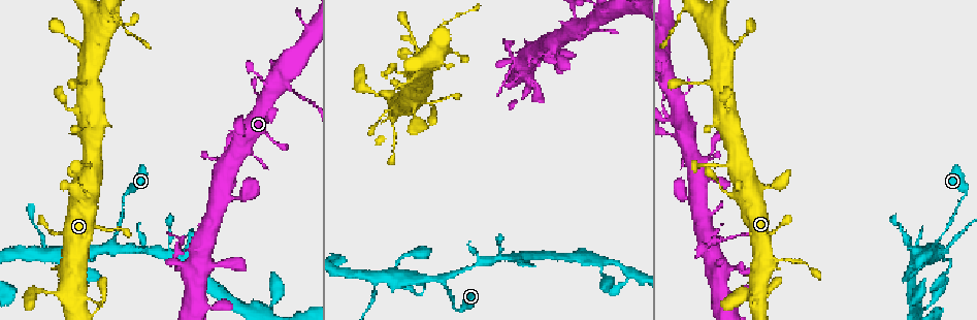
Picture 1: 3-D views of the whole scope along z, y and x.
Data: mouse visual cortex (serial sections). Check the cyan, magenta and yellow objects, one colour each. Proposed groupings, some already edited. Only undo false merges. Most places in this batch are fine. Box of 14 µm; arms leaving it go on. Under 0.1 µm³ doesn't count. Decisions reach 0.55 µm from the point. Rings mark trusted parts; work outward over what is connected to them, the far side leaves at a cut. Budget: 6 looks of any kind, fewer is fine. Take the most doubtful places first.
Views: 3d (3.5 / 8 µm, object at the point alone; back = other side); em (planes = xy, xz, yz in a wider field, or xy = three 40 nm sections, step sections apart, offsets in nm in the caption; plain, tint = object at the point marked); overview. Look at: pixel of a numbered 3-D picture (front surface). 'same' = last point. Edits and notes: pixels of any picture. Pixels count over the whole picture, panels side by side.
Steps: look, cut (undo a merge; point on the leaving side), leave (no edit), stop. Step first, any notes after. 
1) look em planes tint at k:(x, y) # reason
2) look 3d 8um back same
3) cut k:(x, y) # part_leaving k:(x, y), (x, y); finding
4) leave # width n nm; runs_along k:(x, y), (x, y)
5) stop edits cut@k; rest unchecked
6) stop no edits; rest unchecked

look 3d 3.5um at 1:(967, 194) # sharp bend

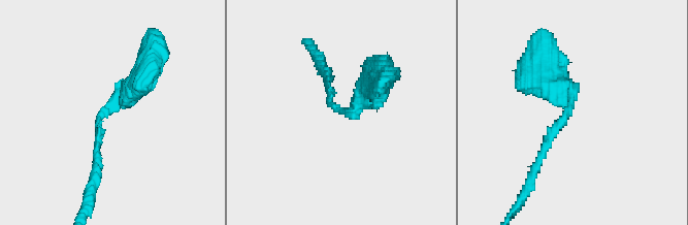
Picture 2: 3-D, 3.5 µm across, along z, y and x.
look em xy step 1 tint at 2:(570, 110) # arm_widths 150, 350 nm

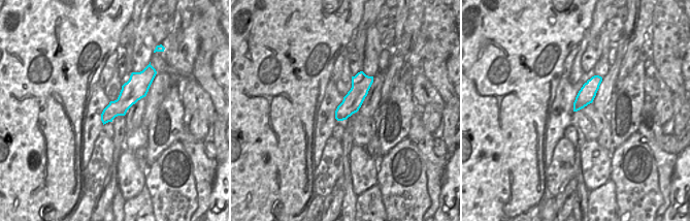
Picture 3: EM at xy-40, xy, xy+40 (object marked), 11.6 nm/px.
leave # runs_along 3:(370, 79), (359, 90), (339, 118); one cell here

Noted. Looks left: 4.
look 3d 3.5um at 1:(936, 244) # abrupt turn

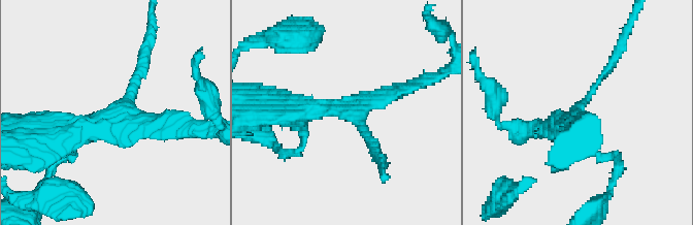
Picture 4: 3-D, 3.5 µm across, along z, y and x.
look em xy step 3 tint at 4:(572, 114) # now the EM

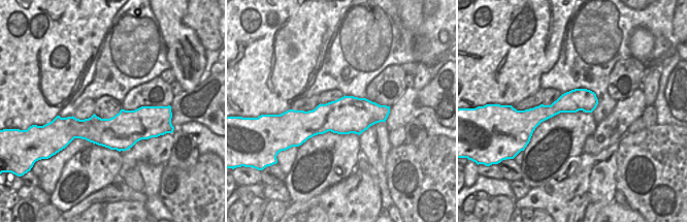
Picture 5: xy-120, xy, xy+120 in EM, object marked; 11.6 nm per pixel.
leave # runs_along 4:(609, 65), (570, 122), (549, 131); one cell here

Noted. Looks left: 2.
look 3d 3.5um at 1:(379, 280) # three-way junction

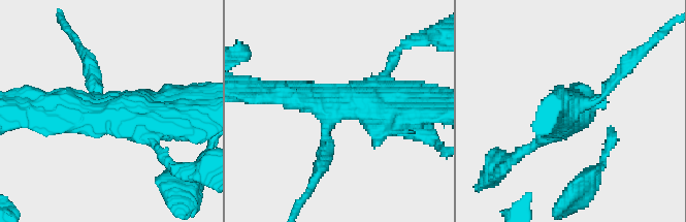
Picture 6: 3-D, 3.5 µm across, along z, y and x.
look em xy step 1 tint at 6:(334, 107)

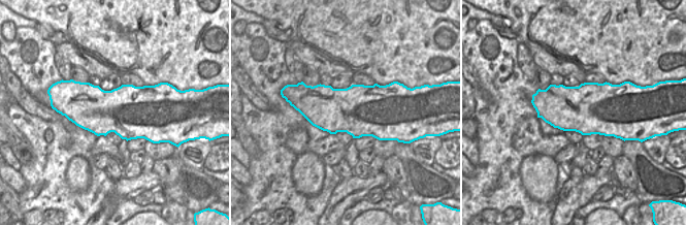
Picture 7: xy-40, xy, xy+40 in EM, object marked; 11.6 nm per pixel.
leave # runs_along 6:(401, 105), (265, 93); one cell here

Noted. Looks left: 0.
stop no edits; rest unchecked

